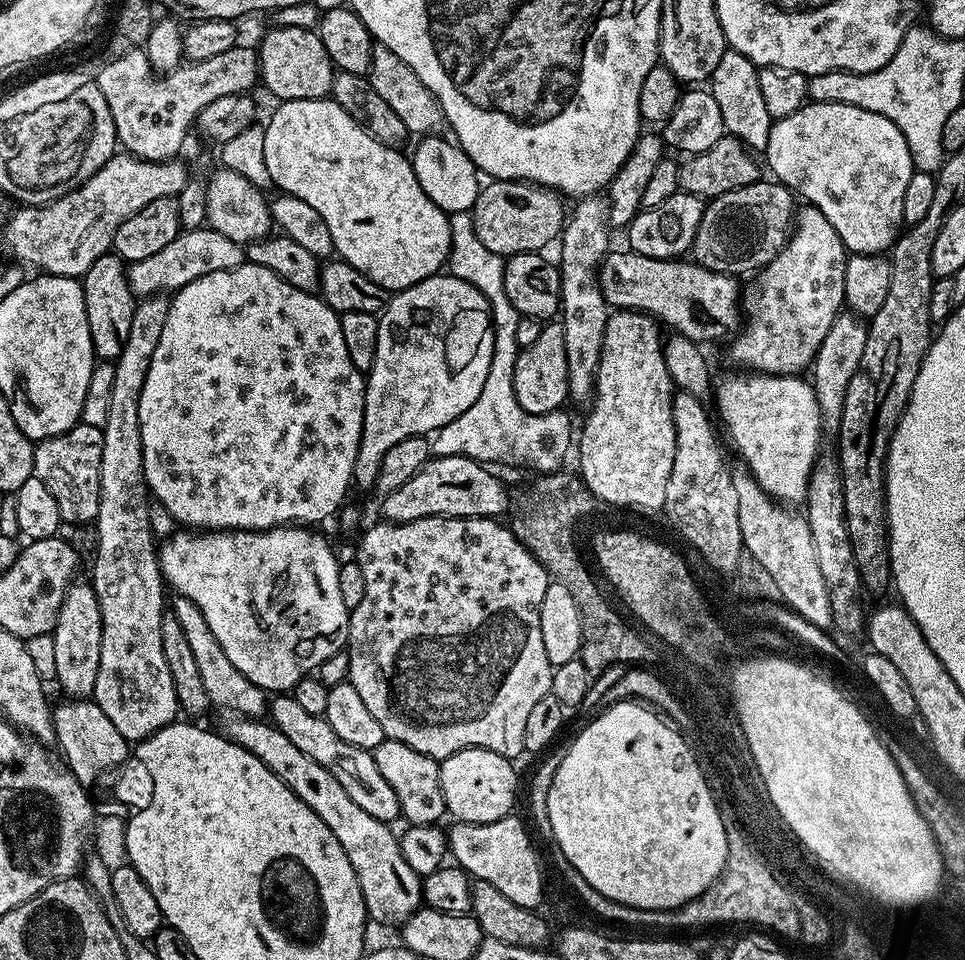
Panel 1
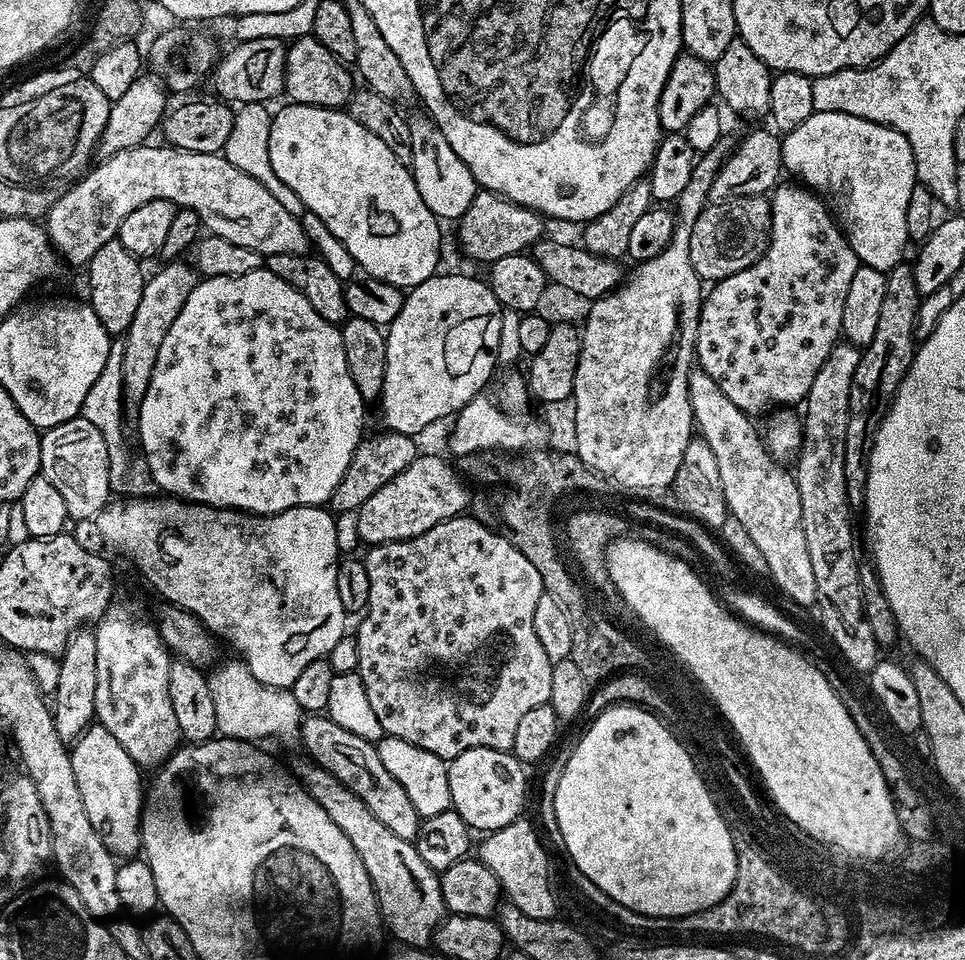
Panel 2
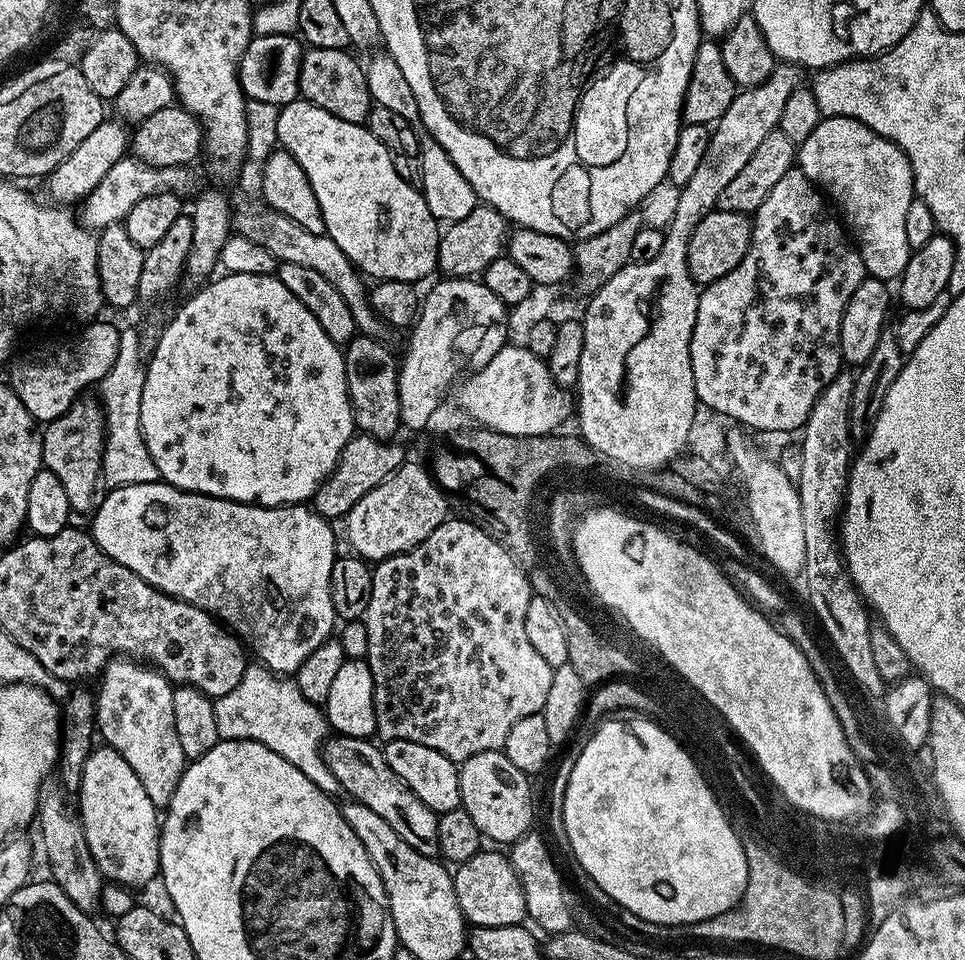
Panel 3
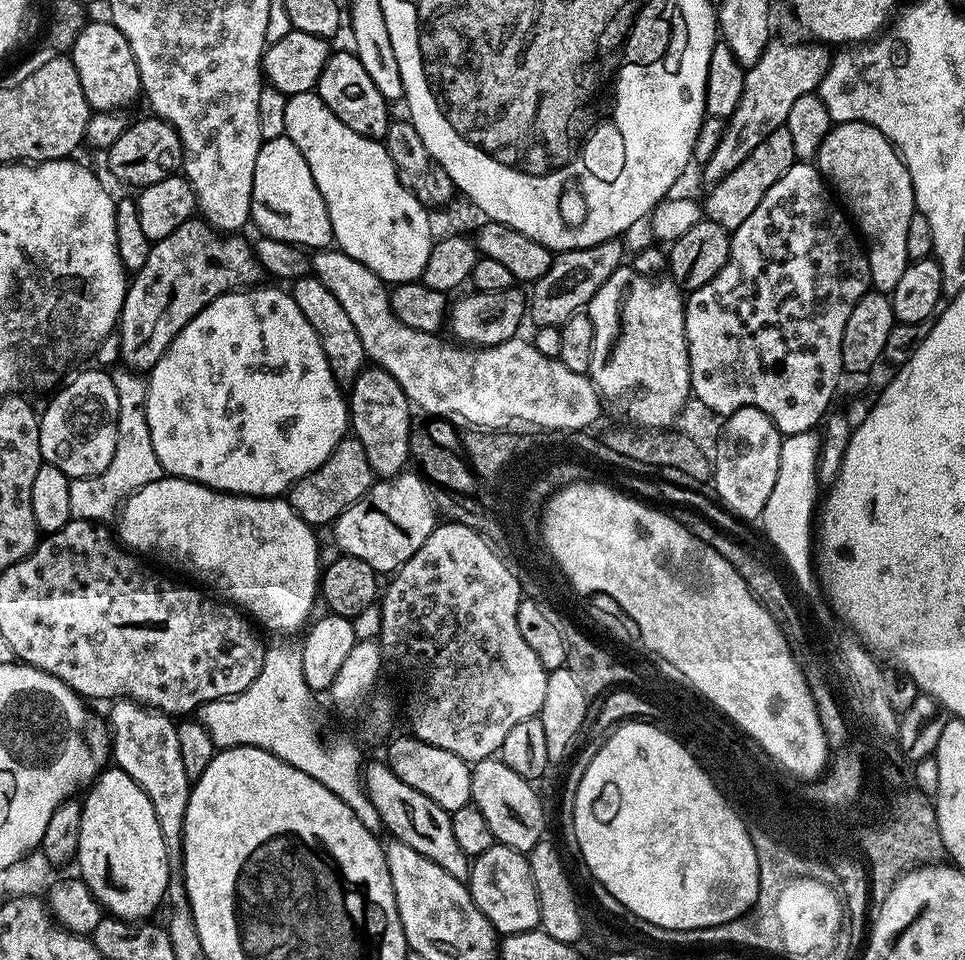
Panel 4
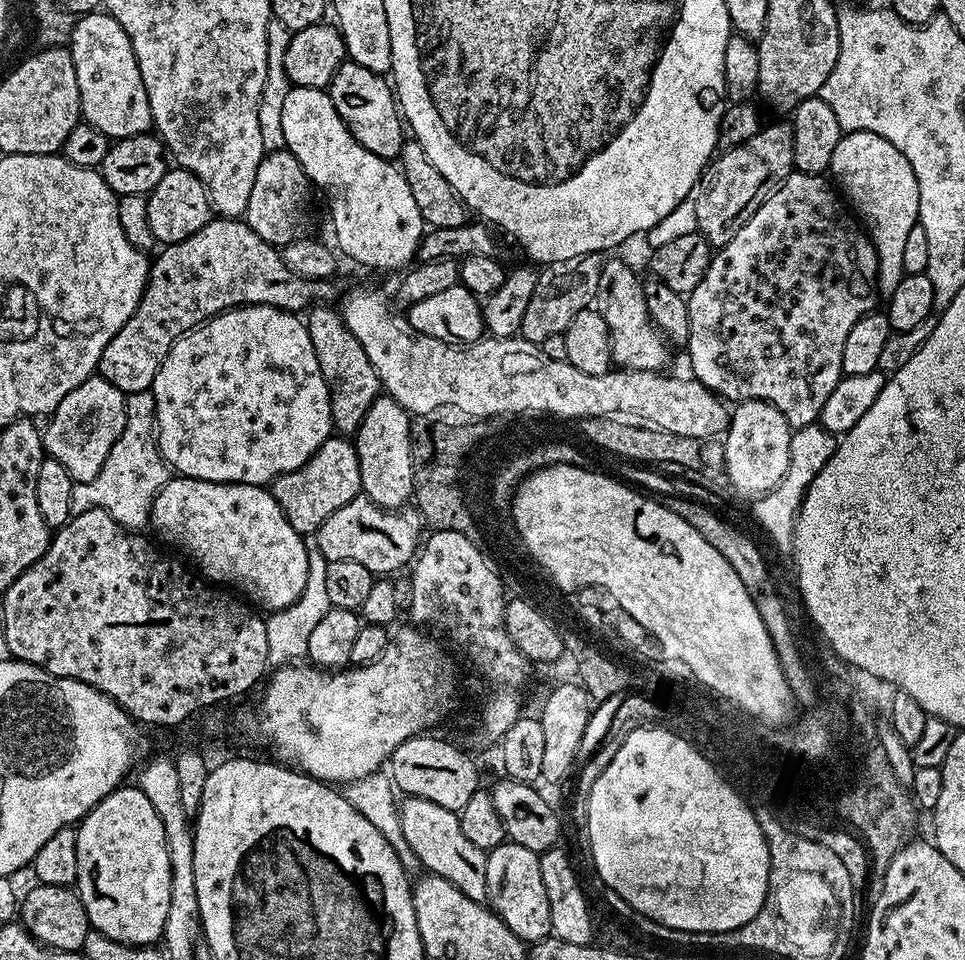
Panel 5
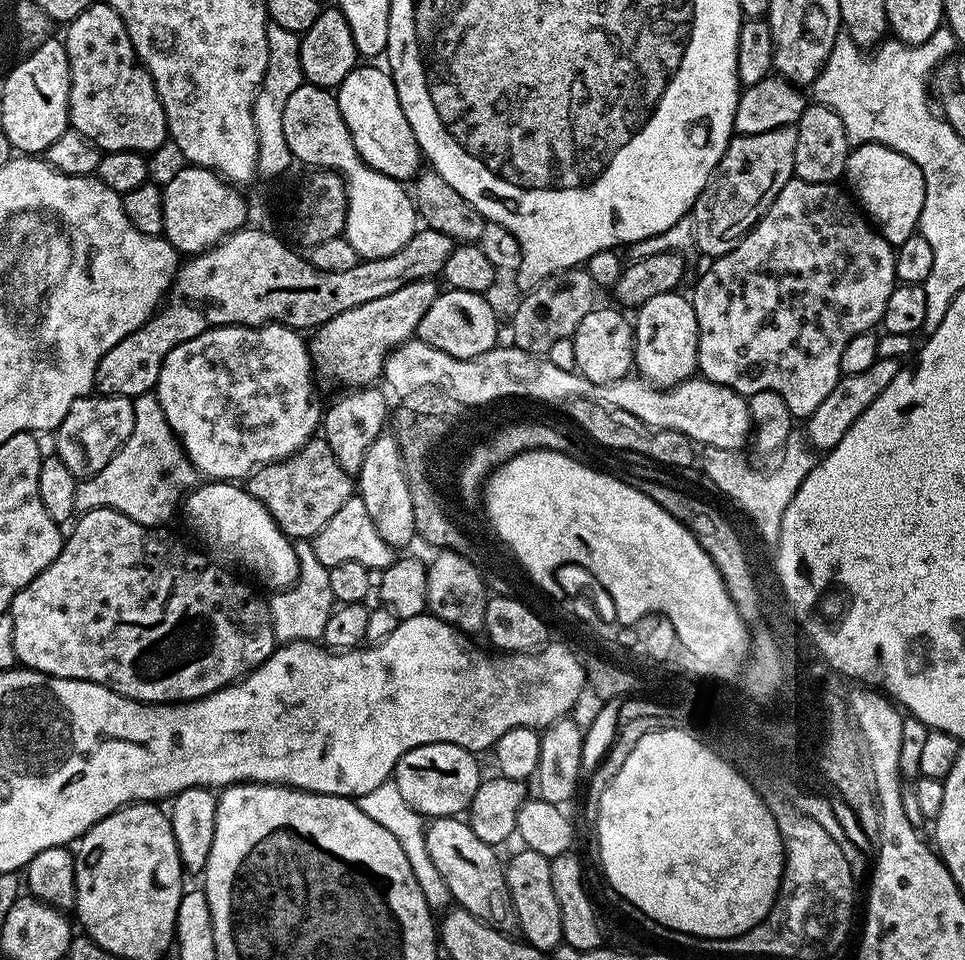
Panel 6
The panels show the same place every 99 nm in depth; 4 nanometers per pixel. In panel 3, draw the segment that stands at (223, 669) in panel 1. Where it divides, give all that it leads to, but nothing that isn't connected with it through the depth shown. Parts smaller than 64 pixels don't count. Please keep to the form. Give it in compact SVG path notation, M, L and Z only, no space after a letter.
M259 662L249 663L238 686L234 686L234 690L230 690L230 694L215 697L214 718L218 722L218 734L221 740L262 742L262 746L270 746L270 750L274 750L274 754L282 754L282 758L286 758L286 762L298 766L298 770L302 770L302 774L306 774L306 778L310 778L310 782L317 784L322 791L329 794L341 791L340 783L326 766L322 751L322 745L330 732L328 718L321 705L310 702L306 698L306 694L302 694L302 690L298 690L295 679L272 672Z

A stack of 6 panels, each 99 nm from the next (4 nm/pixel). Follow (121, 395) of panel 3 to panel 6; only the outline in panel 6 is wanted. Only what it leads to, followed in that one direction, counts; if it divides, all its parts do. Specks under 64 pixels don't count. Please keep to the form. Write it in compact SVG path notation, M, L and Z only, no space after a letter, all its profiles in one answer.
M154 395L138 396L133 399L134 406L134 430L130 430L130 438L126 438L124 445L102 466L102 470L94 476L81 479L76 486L74 506L77 513L83 514L95 508L113 508L126 518L130 518L139 524L145 524L148 528L163 525L163 520L172 516L172 511L181 507L185 495L197 487L198 473L196 468L188 460L184 448L176 435L172 433L170 422L166 422L166 414L160 405L160 399Z

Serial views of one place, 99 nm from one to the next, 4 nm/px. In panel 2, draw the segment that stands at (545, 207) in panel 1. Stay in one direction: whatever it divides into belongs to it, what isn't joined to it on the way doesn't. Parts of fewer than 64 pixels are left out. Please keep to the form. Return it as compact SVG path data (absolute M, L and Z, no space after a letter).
M480 190L474 202L470 202L466 214L459 218L460 248L470 259L481 260L484 266L491 266L498 258L506 258L506 254L527 253L545 235L544 224L545 217L540 213L531 212L496 192Z

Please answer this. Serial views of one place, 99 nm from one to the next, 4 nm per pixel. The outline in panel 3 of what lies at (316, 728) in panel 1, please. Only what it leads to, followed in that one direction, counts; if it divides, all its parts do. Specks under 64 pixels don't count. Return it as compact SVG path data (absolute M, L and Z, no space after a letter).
M329 735L322 745L326 766L332 771L343 791L348 791L347 795L351 799L374 810L374 814L384 819L390 830L394 830L394 834L402 838L402 842L410 842L410 846L414 846L414 850L418 850L423 856L435 857L440 851L439 815L432 812L426 802L422 802L401 782L398 774L390 770L383 751L379 747L375 748L372 743L371 739Z

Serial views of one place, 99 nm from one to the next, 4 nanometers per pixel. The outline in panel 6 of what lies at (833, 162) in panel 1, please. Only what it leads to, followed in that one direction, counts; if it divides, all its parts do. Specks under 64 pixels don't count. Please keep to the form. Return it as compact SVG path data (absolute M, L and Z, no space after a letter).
M858 144L849 151L848 161L843 179L848 180L847 187L854 197L855 203L862 209L863 215L874 225L877 232L886 238L886 242L898 246L906 242L906 238L917 235L920 227L920 215L926 198L926 186L922 178L922 170L906 154L895 152L881 144Z

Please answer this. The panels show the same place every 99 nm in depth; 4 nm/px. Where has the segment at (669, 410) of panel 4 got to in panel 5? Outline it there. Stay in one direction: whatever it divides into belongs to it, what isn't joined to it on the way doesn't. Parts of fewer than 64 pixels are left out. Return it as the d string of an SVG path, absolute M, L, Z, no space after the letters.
M611 258L605 259L600 281L598 282L594 307L597 312L602 314L602 318L606 318L606 326L610 330L613 365L619 366L624 370L635 370L638 368L649 370L667 369L669 345L666 343L660 329L652 323L651 316L647 310L647 298L644 296L641 277L636 277L635 270L626 261L611 260Z

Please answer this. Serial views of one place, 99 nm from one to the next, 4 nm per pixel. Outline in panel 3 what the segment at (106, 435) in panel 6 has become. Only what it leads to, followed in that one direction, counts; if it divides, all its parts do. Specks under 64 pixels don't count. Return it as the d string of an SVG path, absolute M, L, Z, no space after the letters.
M95 399L76 400L66 410L66 414L51 421L43 429L42 443L44 445L43 467L49 468L62 482L66 489L66 498L70 498L73 513L91 513L96 496L96 483L102 480L102 465L104 462L104 409Z

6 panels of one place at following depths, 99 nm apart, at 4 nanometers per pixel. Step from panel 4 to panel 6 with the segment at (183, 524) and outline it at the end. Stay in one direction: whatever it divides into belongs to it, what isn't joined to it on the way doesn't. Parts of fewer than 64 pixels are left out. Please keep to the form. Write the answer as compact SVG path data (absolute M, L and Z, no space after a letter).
M236 482L201 483L185 495L183 512L197 538L205 544L203 547L209 553L216 552L217 561L228 566L241 564L246 571L253 572L268 590L290 588L296 581L300 563L295 543L280 529L278 522L274 522L266 506L250 495L247 487Z

